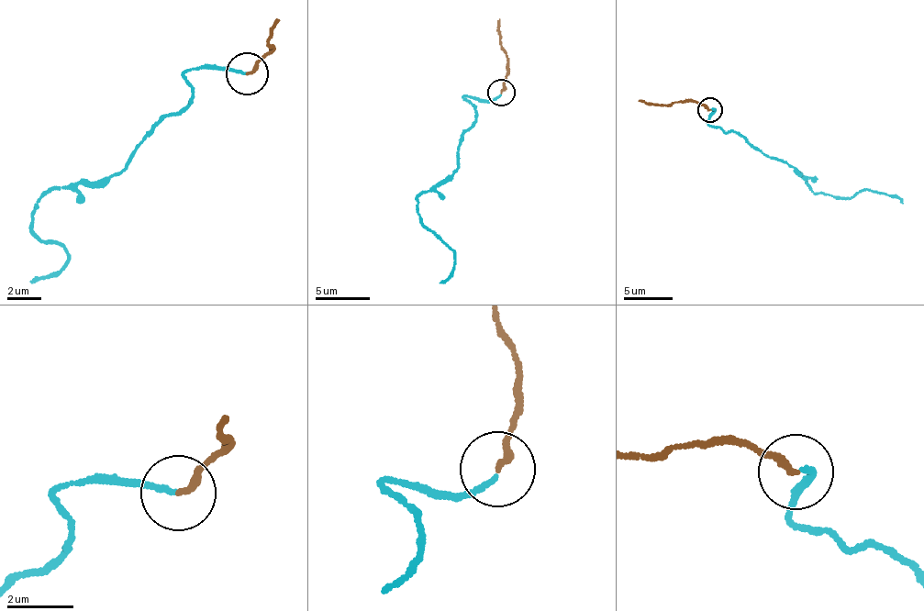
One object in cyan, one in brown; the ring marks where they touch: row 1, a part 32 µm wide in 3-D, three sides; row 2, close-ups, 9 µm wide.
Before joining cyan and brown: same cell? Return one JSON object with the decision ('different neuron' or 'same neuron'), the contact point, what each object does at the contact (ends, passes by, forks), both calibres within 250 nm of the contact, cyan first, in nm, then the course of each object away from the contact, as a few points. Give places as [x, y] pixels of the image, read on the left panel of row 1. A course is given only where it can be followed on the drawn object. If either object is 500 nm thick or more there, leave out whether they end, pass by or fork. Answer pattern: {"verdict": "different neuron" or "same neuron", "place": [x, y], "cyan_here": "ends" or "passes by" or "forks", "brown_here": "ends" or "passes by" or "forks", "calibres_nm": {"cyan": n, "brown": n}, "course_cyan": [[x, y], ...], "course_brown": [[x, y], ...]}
{"verdict": "same neuron", "place": [247, 73], "cyan_here": "ends", "brown_here": "ends", "calibres_nm": {"cyan": 150, "brown": 200}, "course_cyan": [[245, 73], [184, 72], [192, 92], [182, 111], [126, 166], [38, 201], [30, 226], [67, 258], [31, 283]], "course_brown": [[246, 72], [267, 56], [270, 28], [280, 21]]}

